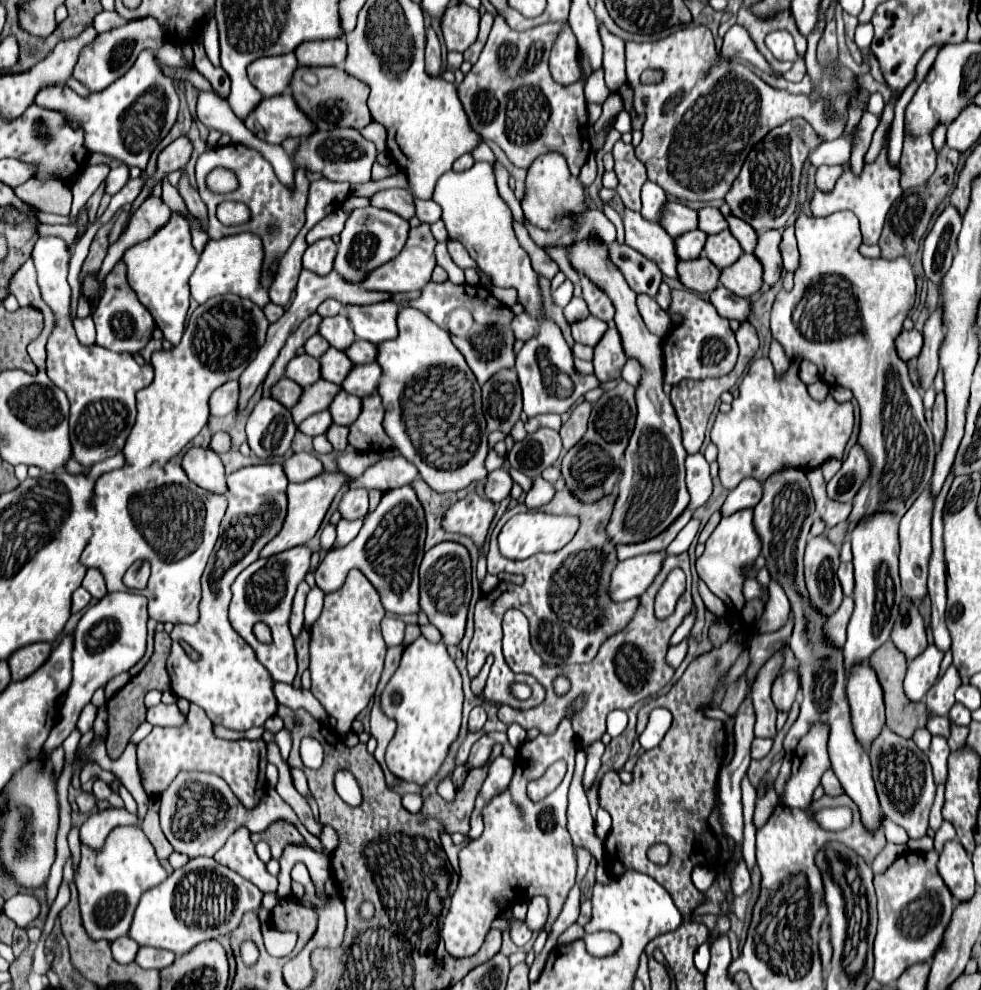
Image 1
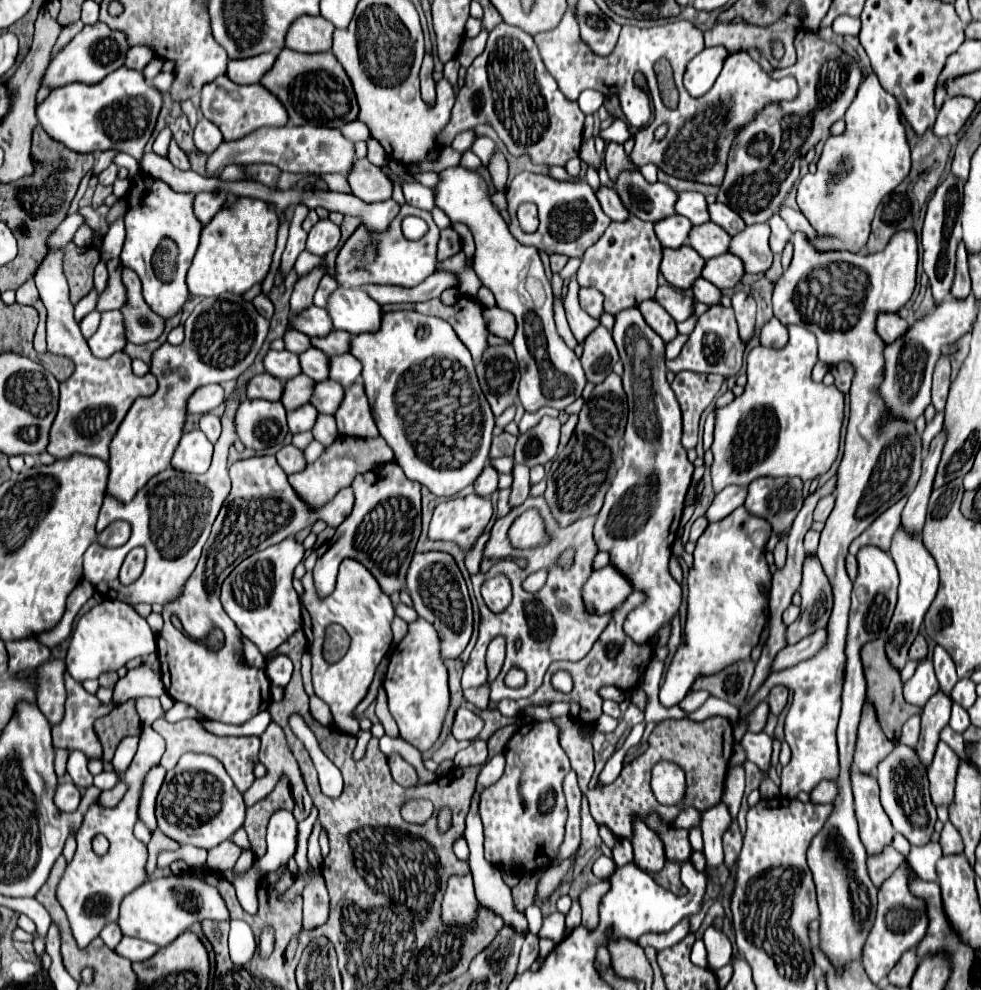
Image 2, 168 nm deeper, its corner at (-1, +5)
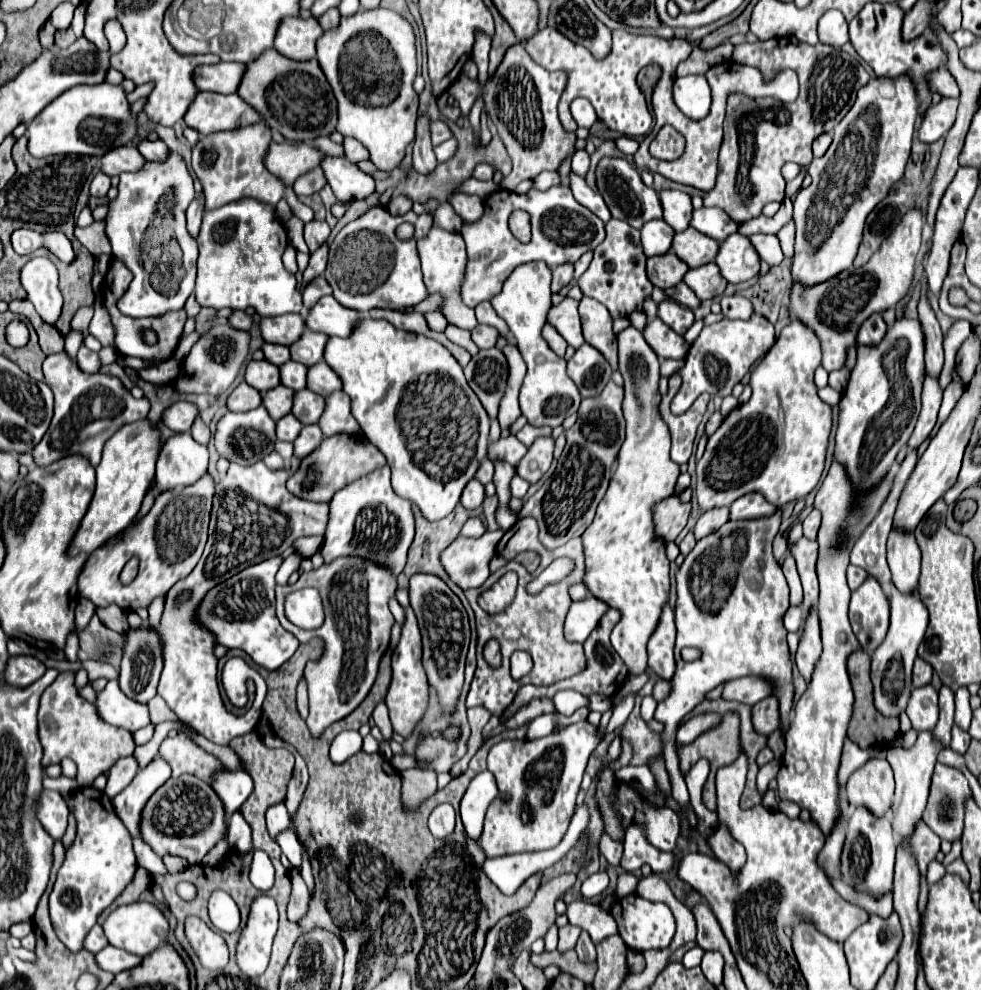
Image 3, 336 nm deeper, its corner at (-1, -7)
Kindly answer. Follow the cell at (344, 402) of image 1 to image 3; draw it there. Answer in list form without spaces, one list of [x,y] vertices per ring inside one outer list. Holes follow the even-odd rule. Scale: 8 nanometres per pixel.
[[[303,388],[303,390],[297,390],[293,396],[291,414],[301,424],[317,424],[317,418],[321,418],[323,408],[325,408],[325,398]]]

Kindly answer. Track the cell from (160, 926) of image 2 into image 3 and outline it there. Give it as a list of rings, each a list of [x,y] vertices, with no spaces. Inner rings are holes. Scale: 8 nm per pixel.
[[[133,902],[133,904],[125,904],[125,906],[119,906],[115,908],[105,924],[103,924],[103,932],[107,936],[107,942],[115,948],[121,948],[121,950],[127,950],[131,954],[137,954],[137,956],[143,956],[143,954],[149,954],[153,948],[165,944],[165,936],[169,932],[169,922],[165,918],[165,912],[149,902]]]

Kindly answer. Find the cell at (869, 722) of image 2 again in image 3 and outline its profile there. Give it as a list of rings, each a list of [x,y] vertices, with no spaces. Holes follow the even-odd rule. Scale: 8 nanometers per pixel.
[[[873,758],[847,780],[847,802],[853,808],[867,808],[877,818],[883,818],[891,810],[893,792],[895,782],[887,760]]]

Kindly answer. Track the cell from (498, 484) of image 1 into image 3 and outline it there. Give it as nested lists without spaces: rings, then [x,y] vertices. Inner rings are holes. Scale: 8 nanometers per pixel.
[[[469,480],[467,486],[463,488],[463,494],[461,494],[461,500],[459,500],[459,502],[461,502],[463,508],[473,510],[473,508],[481,506],[483,498],[485,498],[485,488],[483,488],[483,484],[477,482],[477,480]]]

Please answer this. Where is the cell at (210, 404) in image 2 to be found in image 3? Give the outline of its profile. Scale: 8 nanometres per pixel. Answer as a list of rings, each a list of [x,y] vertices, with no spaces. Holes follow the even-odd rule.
[[[175,402],[169,408],[163,410],[161,422],[171,428],[173,432],[187,432],[193,424],[193,418],[197,416],[197,406],[191,402]]]

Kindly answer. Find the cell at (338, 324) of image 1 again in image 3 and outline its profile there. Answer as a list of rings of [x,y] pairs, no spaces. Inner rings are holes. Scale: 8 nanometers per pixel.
[[[283,314],[275,318],[261,318],[259,330],[265,342],[291,346],[303,334],[305,324],[301,314]]]

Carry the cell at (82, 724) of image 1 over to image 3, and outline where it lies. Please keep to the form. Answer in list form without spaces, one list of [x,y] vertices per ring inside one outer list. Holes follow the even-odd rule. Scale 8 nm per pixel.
[[[61,672],[57,680],[43,692],[39,706],[39,742],[43,746],[41,764],[59,764],[63,758],[71,758],[77,764],[77,784],[91,786],[93,780],[107,772],[113,762],[123,756],[131,756],[135,750],[135,742],[129,730],[105,726],[101,718],[97,718],[97,710],[91,702],[83,700],[75,688],[75,672]]]

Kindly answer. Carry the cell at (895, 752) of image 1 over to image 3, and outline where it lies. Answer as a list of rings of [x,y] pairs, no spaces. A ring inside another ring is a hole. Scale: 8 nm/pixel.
[[[919,822],[917,830],[913,832],[913,838],[909,838],[909,844],[913,846],[913,854],[919,862],[919,870],[925,876],[927,874],[927,866],[931,860],[935,860],[937,852],[939,852],[939,844],[941,840],[937,838],[937,834],[933,834],[925,822]]]

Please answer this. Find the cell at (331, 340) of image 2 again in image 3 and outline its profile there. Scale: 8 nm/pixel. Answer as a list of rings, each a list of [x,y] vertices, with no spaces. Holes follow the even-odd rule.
[[[305,330],[305,332],[301,334],[301,338],[295,340],[295,342],[289,346],[291,360],[295,360],[295,362],[299,362],[299,364],[305,364],[305,366],[317,364],[317,362],[323,358],[325,342],[327,342],[327,336],[325,336],[325,334],[317,334],[317,332]]]

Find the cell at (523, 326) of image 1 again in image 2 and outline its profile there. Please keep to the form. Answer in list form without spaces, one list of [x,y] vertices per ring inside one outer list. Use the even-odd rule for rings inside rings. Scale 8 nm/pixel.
[[[493,306],[493,308],[485,310],[485,320],[489,320],[489,332],[493,332],[495,336],[501,336],[507,340],[511,340],[515,336],[517,320],[511,312],[501,310],[499,306]]]

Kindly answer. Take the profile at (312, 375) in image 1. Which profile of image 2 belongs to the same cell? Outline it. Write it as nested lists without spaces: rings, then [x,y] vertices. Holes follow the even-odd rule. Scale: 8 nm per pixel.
[[[269,350],[269,354],[265,356],[265,372],[273,374],[275,378],[279,378],[283,382],[291,380],[297,374],[301,374],[299,356],[293,354],[293,352],[289,352],[289,350],[283,350],[283,352]]]

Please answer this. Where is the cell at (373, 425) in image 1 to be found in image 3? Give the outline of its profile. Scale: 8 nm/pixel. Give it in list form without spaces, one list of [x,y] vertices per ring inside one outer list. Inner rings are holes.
[[[335,390],[325,398],[325,410],[317,424],[325,436],[337,434],[337,432],[361,434],[361,428],[351,414],[349,396],[343,390]]]

